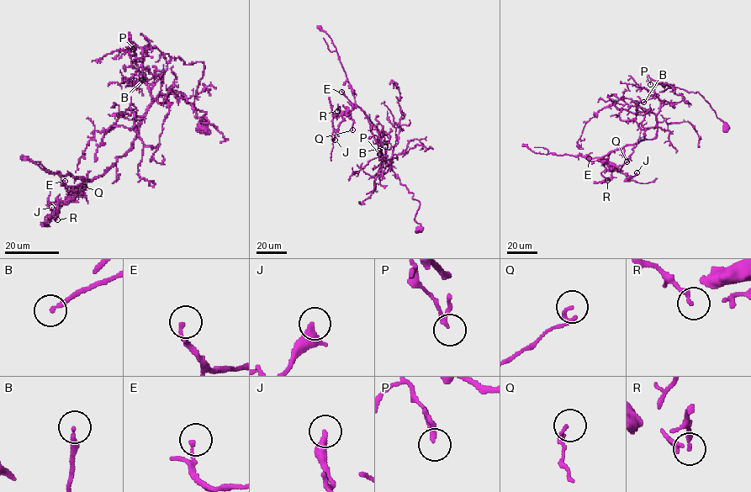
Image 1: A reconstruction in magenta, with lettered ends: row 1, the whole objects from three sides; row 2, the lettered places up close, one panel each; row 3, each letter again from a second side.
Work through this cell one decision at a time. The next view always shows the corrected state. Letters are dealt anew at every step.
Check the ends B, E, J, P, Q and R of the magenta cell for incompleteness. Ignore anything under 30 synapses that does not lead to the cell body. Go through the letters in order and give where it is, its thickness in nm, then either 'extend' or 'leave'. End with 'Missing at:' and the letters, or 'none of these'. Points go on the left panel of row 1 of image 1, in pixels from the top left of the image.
B: place (142, 80); calibre 200 nm; leave
E: place (65, 181); calibre 140 nm; leave
J: place (51, 207); calibre 260 nm; leave
P: place (133, 49); calibre 160 nm; leave
Q: place (84, 187); calibre 150 nm; leave
R: place (57, 219); calibre 130 nm; leave
Missing at: none of these

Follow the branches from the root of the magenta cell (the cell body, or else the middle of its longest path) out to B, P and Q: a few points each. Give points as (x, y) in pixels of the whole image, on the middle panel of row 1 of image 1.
B: (419, 229), (420, 224), (415, 218), (420, 202), (412, 198), (413, 193), (400, 182), (386, 163), (385, 146)
P: (419, 229), (420, 224), (415, 218), (420, 202), (412, 198), (413, 193), (400, 182), (379, 154)
Q: (419, 229), (415, 218), (420, 202), (385, 157), (390, 161), (380, 159), (369, 120), (354, 104), (352, 129)

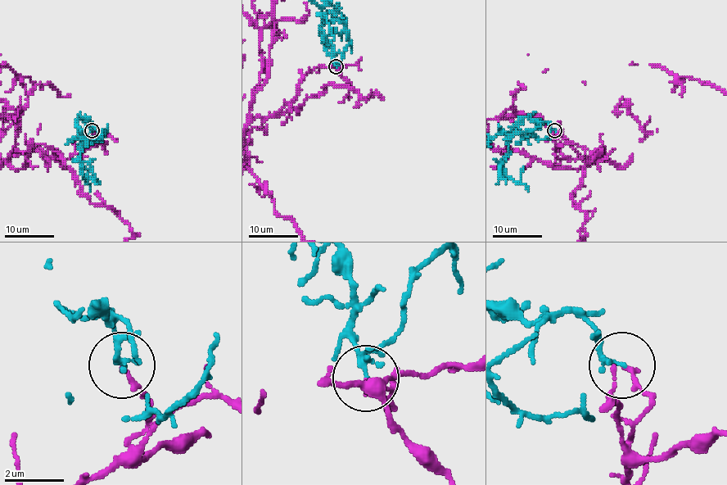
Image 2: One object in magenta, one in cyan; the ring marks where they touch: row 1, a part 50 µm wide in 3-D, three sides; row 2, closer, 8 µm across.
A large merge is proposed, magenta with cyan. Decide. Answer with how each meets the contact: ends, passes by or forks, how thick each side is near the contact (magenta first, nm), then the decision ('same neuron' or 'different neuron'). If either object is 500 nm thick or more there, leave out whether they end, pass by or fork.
magenta ends there; cyan ends there; 150 nm thick on the magenta side, 190 nm on the other; same neuron

